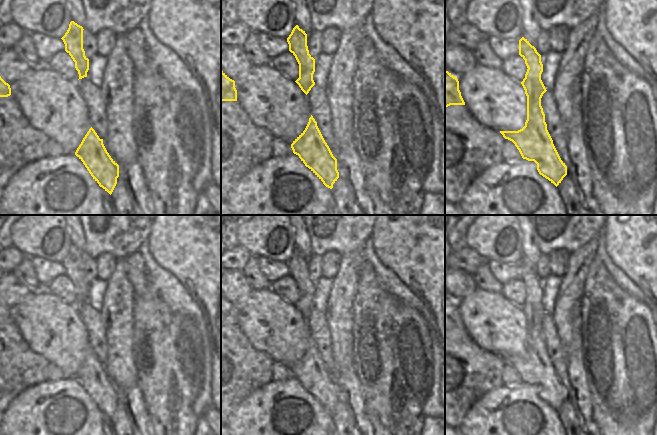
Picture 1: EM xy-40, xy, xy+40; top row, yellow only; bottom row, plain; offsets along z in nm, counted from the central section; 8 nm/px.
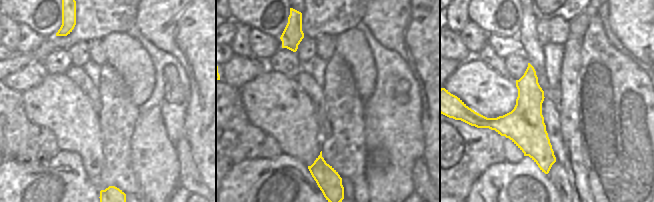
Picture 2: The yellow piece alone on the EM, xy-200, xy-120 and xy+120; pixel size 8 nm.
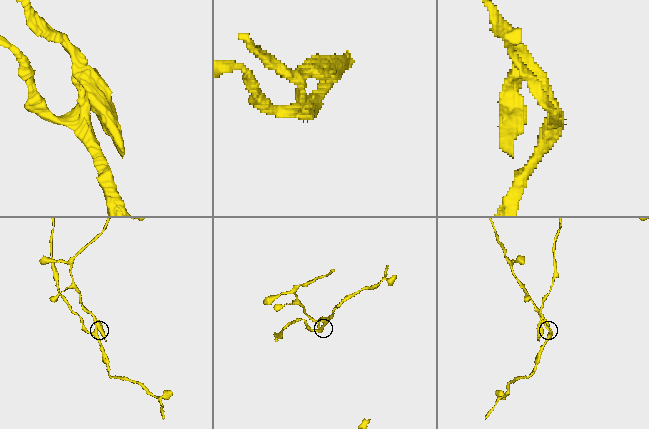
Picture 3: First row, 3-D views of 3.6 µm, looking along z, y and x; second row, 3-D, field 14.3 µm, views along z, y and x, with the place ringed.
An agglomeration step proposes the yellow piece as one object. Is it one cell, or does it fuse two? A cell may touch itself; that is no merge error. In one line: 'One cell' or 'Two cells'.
Two cells.

